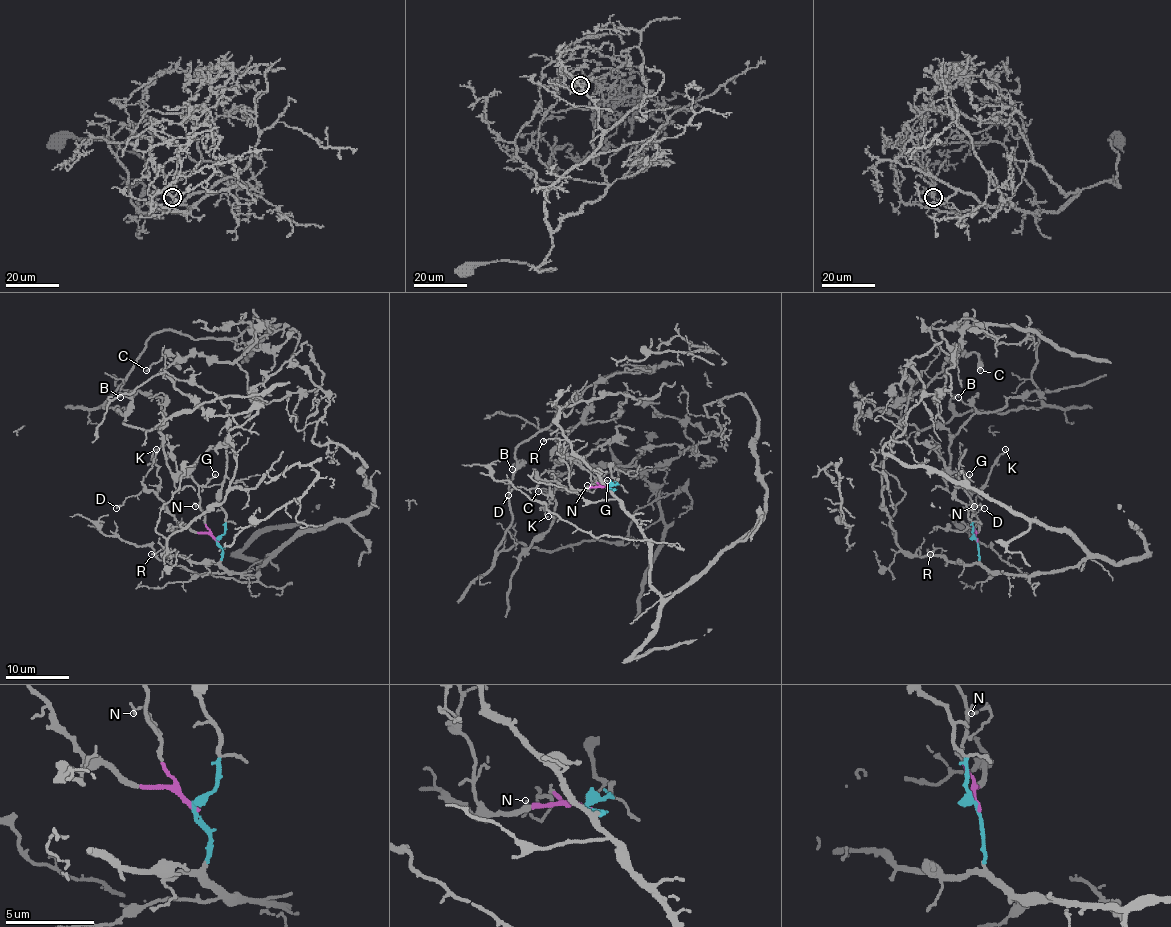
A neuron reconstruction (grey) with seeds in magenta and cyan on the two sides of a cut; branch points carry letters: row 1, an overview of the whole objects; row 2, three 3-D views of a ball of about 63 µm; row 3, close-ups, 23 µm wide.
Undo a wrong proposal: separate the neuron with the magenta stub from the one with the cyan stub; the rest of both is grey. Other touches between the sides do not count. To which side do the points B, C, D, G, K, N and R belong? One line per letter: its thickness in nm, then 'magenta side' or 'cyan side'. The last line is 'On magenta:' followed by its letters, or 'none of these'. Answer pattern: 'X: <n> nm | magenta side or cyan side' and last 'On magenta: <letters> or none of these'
B: 140 nm | cyan side
C: 170 nm | cyan side
D: 100 nm | magenta side
G: 150 nm | magenta side
K: 140 nm | magenta side
N: 120 nm | magenta side
R: 130 nm | cyan side
On magenta: D, G, K, N

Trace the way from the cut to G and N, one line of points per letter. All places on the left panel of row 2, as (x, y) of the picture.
G: (217, 540), (206, 524), (199, 489), (215, 474)
N: (217, 540), (206, 524), (201, 508), (195, 507)

